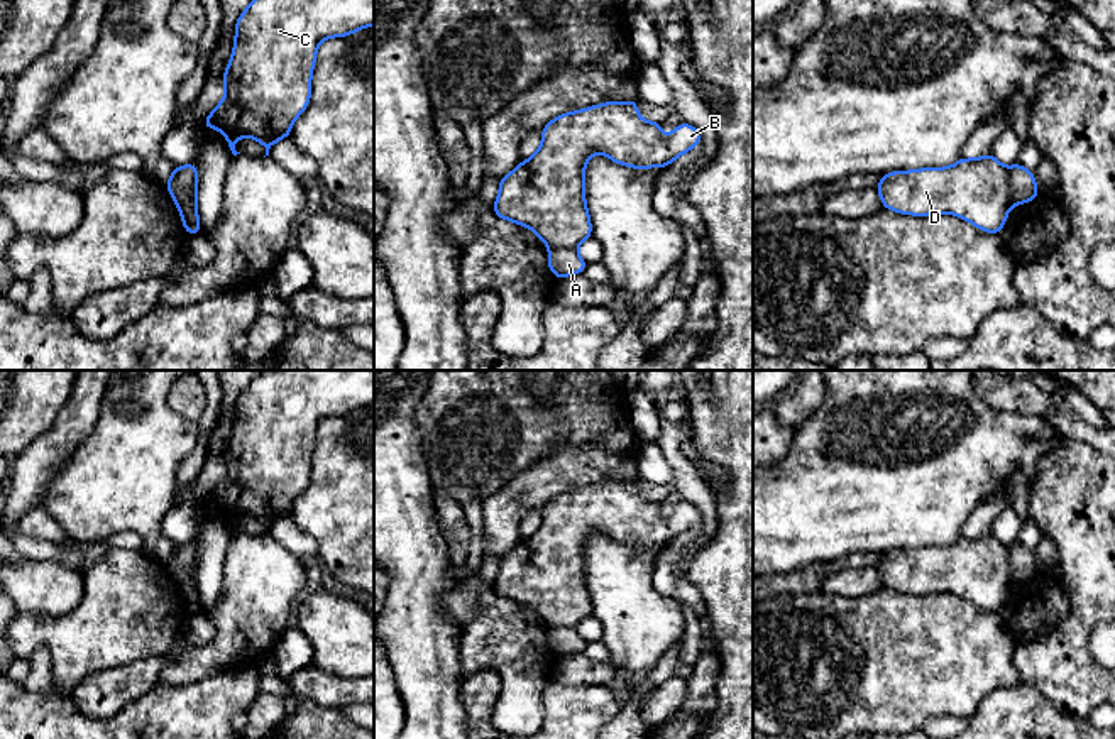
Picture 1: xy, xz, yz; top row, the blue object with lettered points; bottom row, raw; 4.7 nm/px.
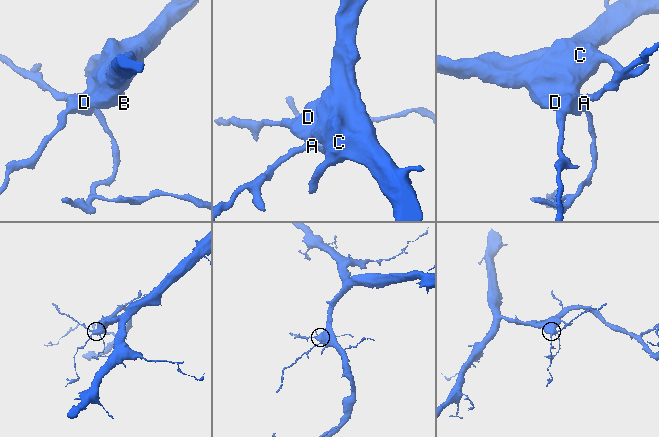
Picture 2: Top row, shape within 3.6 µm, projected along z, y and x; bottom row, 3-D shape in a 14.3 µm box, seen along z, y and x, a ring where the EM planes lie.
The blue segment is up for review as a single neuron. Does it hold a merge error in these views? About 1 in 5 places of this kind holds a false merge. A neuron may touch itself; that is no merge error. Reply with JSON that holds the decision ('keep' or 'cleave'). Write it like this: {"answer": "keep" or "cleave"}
{"answer": "cleave"}

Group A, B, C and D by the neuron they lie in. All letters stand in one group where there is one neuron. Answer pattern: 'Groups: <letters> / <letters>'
Groups: A / B C D

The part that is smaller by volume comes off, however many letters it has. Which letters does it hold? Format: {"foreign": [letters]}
{"foreign": ["A"]}

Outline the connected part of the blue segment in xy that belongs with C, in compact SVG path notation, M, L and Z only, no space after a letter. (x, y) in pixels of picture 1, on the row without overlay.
M264 370L255 375L235 401L235 419L232 436L222 458L225 477L211 489L201 502L225 512L233 534L239 516L252 516L266 526L266 534L274 521L291 514L294 499L308 487L311 477L311 453L316 428L328 416L345 416L374 404L374 370Z

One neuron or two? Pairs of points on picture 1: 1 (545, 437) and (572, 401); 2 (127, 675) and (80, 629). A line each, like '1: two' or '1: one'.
1: one
2: two

